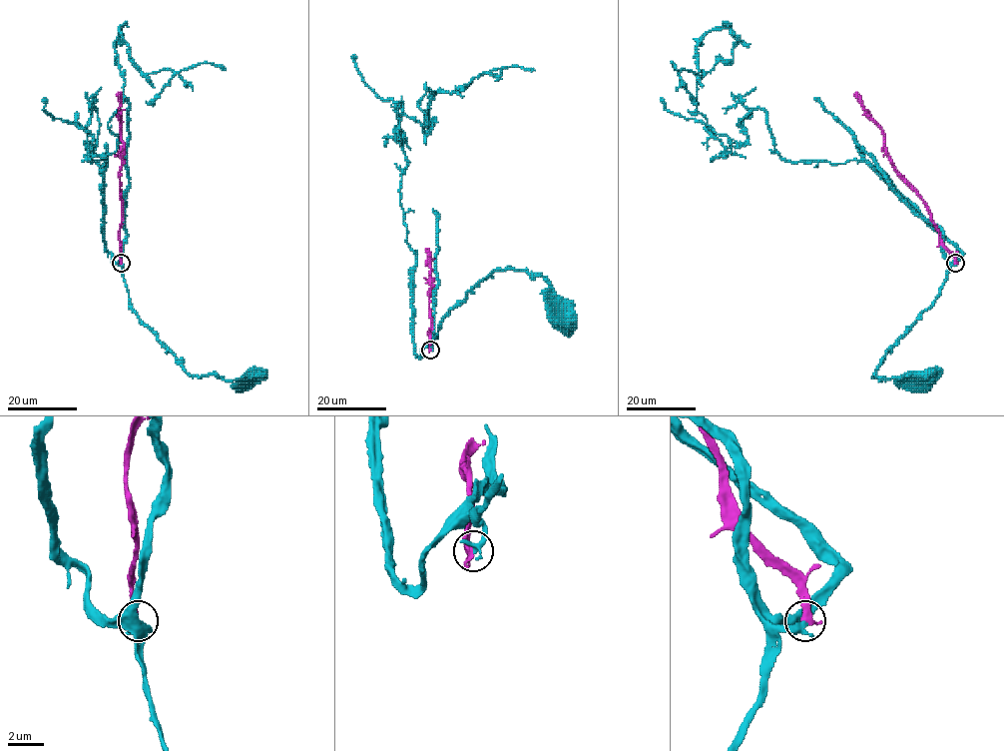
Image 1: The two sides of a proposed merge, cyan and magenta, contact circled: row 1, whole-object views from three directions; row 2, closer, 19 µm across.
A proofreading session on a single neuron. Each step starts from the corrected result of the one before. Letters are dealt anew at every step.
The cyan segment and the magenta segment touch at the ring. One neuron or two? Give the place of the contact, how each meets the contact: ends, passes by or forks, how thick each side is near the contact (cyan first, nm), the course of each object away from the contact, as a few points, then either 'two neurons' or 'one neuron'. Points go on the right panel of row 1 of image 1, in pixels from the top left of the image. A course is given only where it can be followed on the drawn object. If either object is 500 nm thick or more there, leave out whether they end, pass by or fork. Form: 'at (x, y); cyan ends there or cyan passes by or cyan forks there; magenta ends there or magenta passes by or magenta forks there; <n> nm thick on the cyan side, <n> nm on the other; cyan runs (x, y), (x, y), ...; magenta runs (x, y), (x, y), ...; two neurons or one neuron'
at (955, 263); cyan ends there; magenta ends there; 360 nm thick on the cyan side, 320 nm on the other; cyan runs (955, 264), (932, 304), (885, 353), (875, 375), (880, 380), (926, 375); magenta runs (955, 263), (927, 205), (892, 165), (883, 130), (869, 116), (855, 93); one neuron

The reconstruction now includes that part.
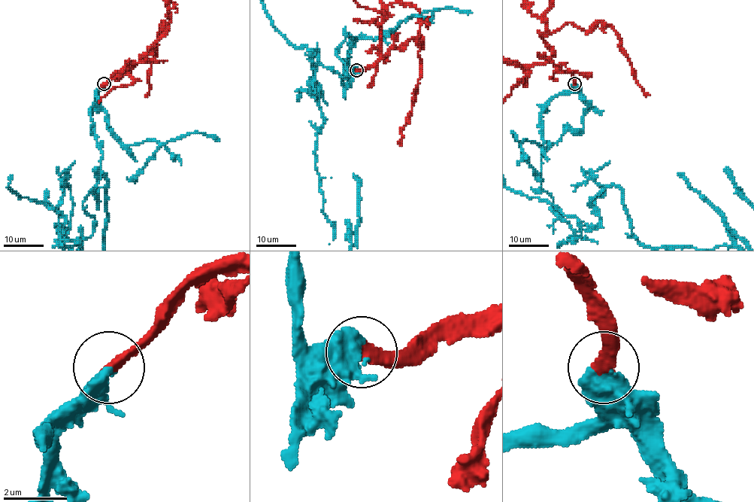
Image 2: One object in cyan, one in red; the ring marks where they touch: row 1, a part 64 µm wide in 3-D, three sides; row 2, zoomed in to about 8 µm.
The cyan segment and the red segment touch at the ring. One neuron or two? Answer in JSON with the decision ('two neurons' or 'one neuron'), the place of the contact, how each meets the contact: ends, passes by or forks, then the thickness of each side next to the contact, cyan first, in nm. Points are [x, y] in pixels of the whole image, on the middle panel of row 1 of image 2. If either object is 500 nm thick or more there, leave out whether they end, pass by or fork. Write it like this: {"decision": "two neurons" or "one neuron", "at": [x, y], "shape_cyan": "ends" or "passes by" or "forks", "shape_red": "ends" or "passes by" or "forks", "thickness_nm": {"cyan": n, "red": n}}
{"decision": "one neuron", "at": [356, 70], "shape_cyan": "passes by", "shape_red": "ends", "thickness_nm": {"cyan": 460, "red": 400}}

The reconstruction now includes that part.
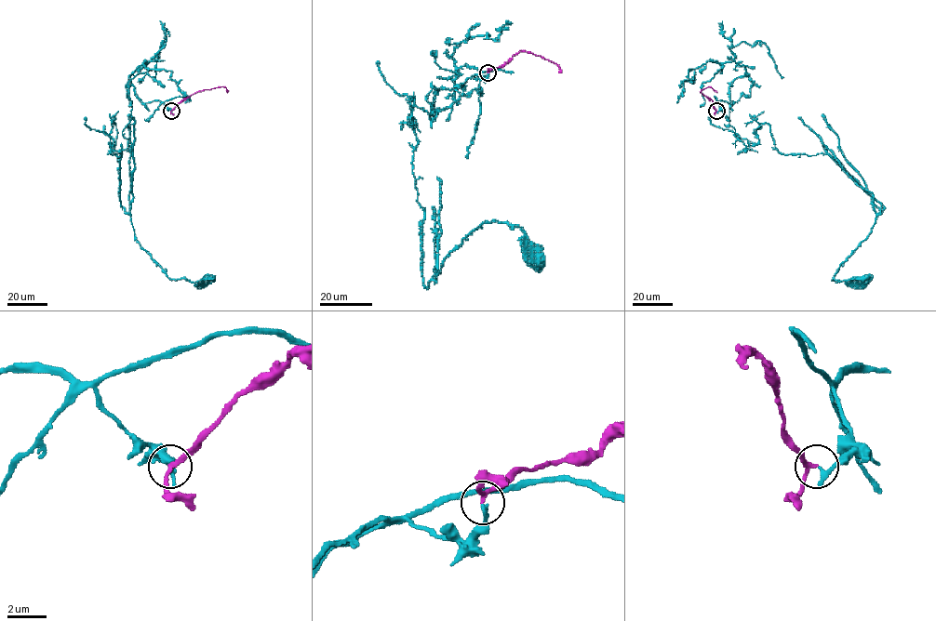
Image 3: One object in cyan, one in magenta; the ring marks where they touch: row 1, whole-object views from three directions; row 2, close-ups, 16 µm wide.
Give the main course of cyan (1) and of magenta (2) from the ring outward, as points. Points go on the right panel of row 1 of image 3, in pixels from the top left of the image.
1: (717, 111), (747, 75), (742, 150), (768, 124), (884, 206), (834, 279), (863, 279)
2: (716, 111), (713, 100), (700, 92), (711, 86), (717, 92)

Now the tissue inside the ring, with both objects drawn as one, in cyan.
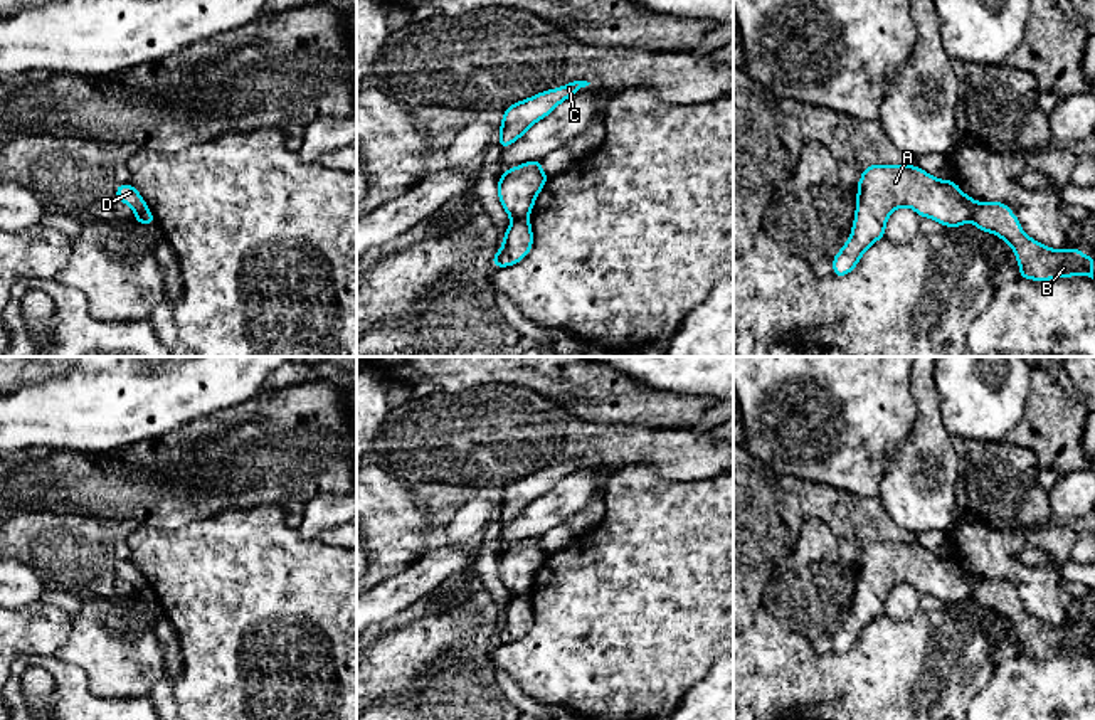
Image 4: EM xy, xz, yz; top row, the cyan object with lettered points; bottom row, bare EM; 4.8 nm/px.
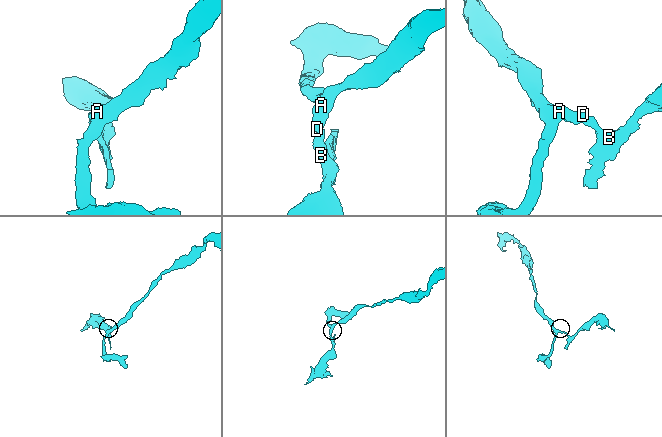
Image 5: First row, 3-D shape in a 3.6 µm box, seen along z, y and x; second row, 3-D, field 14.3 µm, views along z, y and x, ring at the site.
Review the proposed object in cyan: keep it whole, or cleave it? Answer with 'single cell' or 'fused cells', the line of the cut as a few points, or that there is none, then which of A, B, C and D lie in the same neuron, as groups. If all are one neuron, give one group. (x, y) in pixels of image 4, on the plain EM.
fused cells | yz (981, 581), (969, 598) | A C D / B

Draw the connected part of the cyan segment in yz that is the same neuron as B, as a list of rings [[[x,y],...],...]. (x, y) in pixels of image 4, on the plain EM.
[[[1002,579],[981,580],[971,599],[1011,622],[1021,646],[1019,654],[1050,658],[1085,651],[1093,656],[1095,633],[1083,633],[1078,624],[1055,627],[1028,614],[1014,589]]]

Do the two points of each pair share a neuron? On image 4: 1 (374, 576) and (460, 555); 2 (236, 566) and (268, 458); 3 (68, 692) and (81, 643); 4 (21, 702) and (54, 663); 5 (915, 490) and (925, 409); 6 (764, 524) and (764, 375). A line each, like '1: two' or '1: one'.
1: two
2: two
3: two
4: one
5: one
6: two

